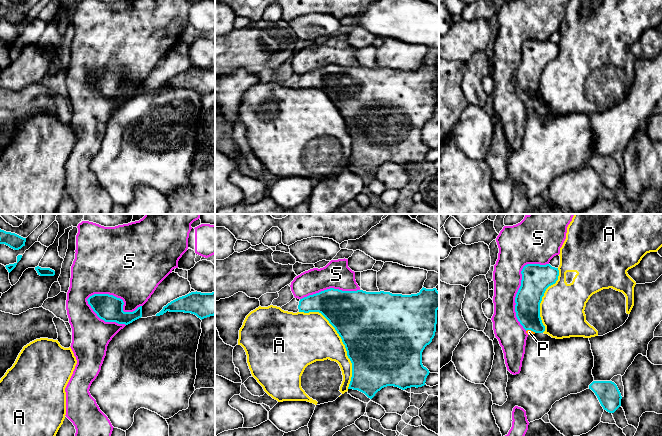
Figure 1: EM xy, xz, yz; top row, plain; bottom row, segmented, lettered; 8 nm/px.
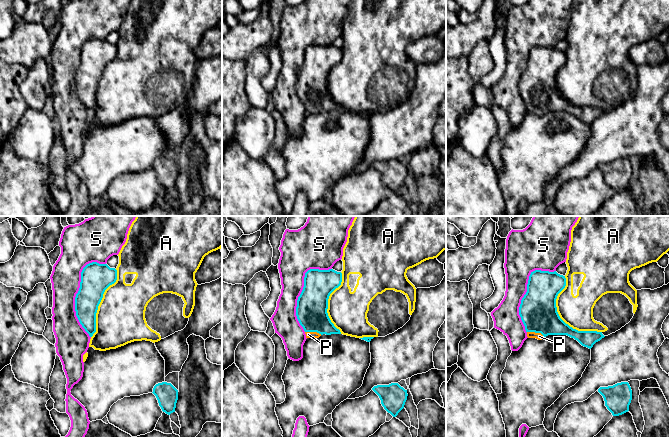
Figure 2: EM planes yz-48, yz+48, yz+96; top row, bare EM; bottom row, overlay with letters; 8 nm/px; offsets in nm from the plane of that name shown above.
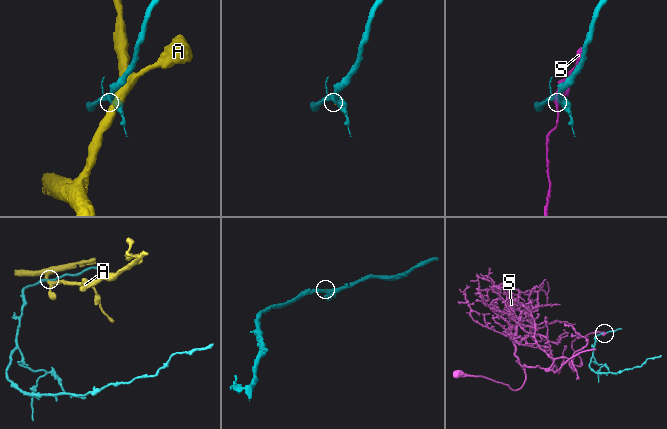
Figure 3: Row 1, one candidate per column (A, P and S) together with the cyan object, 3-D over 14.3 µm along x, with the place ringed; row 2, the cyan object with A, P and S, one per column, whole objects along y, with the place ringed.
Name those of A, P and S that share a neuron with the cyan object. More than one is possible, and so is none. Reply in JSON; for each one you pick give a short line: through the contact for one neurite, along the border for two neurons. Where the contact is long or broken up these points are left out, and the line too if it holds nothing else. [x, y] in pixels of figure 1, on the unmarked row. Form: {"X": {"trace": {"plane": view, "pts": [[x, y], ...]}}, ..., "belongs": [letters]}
{"P": {"trace": {"plane": "yz", "pts": [[528, 75], [531, 106], [529, 108]]}}, "belongs": ["P"]}

